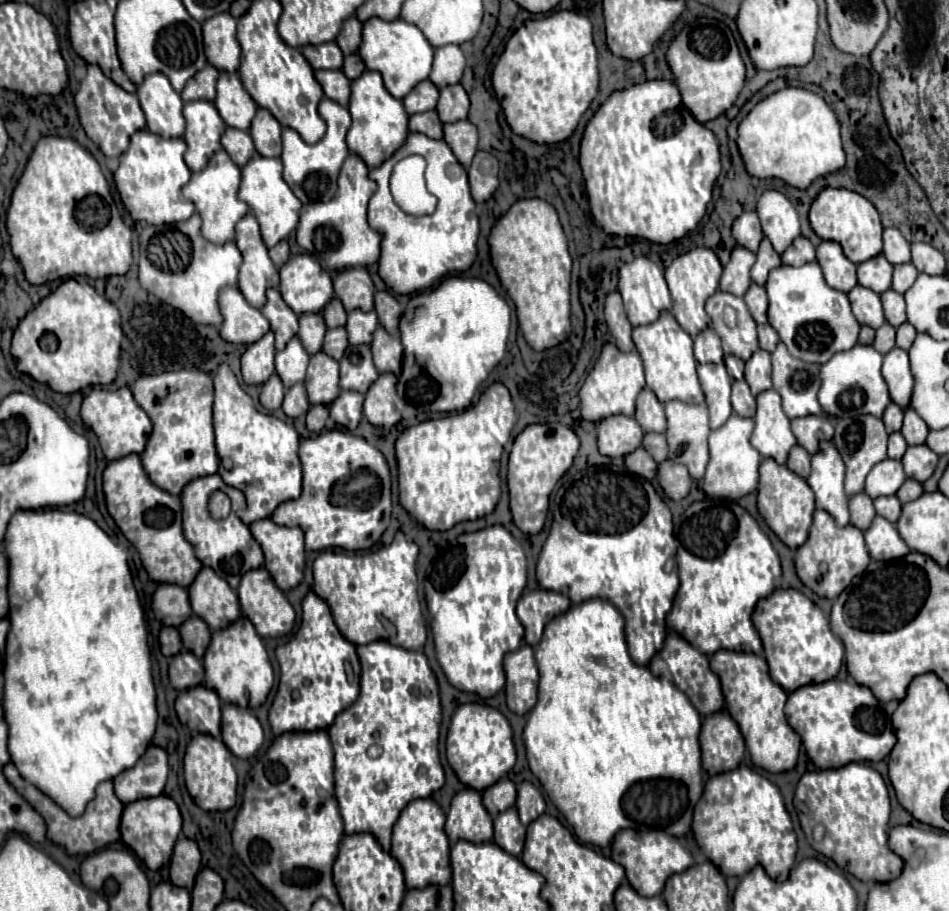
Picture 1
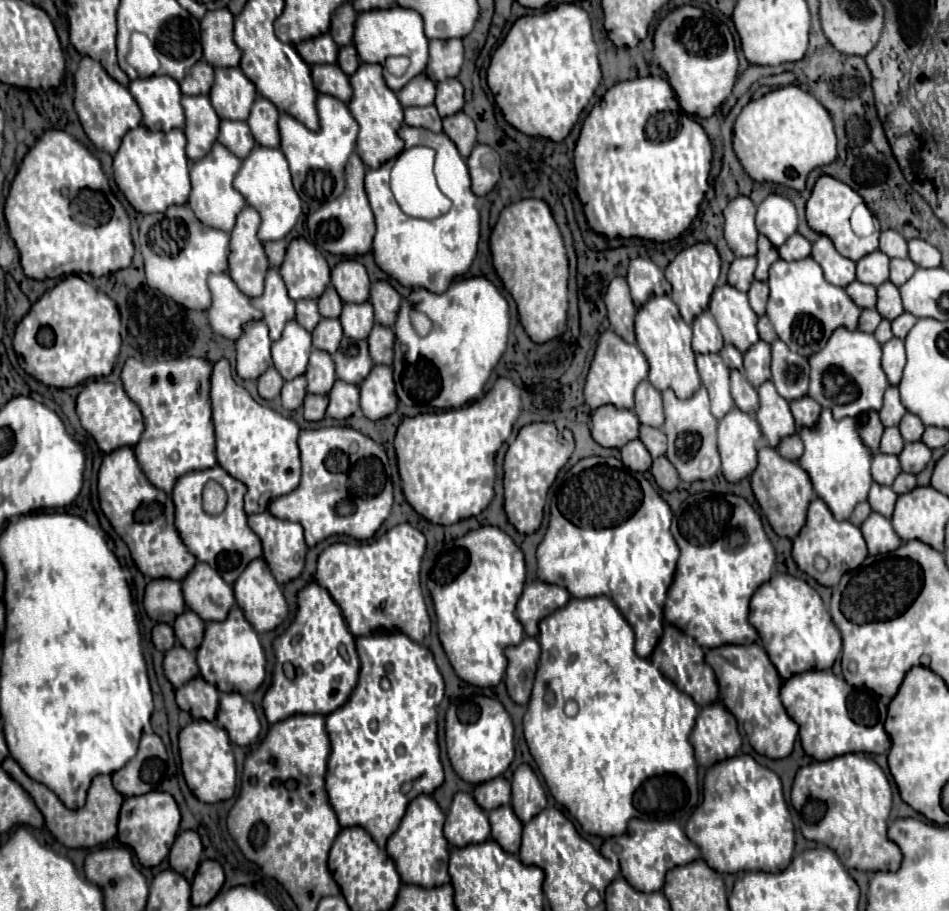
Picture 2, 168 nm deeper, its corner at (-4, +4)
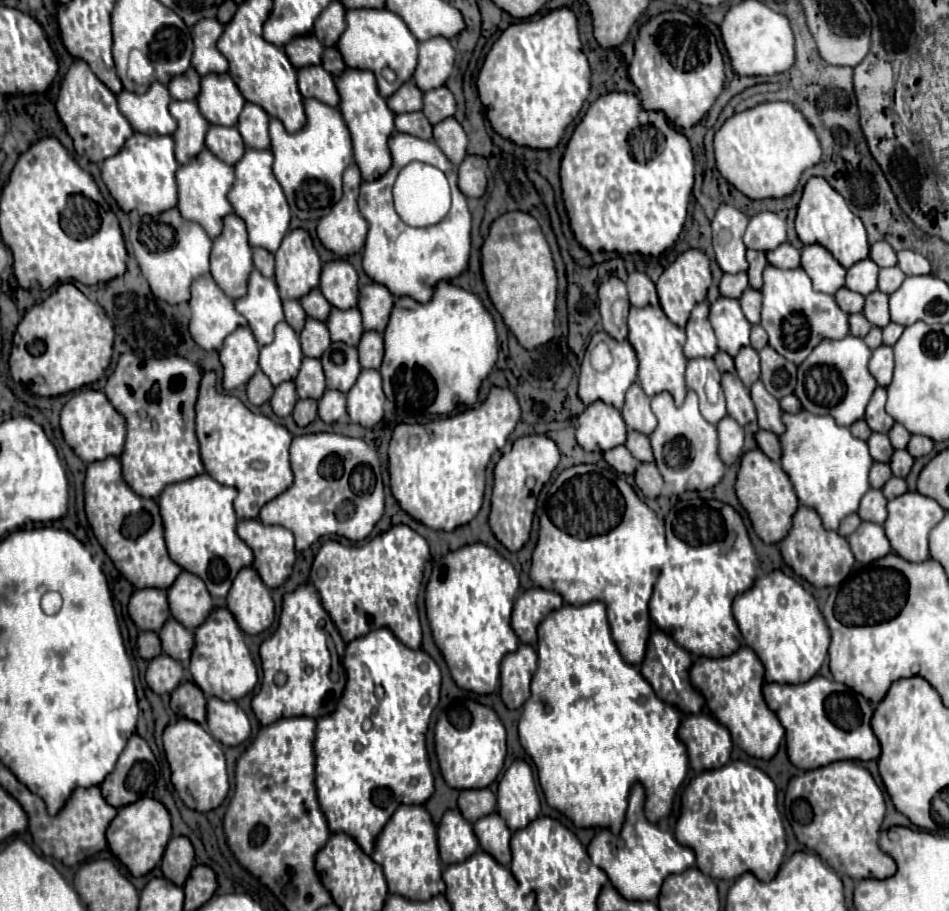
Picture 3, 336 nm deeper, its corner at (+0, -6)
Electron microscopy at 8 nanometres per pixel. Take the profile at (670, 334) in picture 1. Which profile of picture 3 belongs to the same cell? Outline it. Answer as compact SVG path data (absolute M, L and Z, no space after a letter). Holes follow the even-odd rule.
M644 306L644 308L630 308L628 316L628 328L630 328L630 344L636 350L638 356L638 384L648 396L656 396L660 392L668 392L674 398L676 406L682 406L686 398L686 356L682 354L686 334L682 328L674 326L664 310L660 306Z

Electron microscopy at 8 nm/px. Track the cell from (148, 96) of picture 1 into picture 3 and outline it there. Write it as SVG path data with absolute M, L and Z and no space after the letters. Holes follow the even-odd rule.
M152 82L146 94L134 94L122 90L116 98L120 112L130 120L136 132L148 136L174 134L176 120L168 112L172 96L164 84Z

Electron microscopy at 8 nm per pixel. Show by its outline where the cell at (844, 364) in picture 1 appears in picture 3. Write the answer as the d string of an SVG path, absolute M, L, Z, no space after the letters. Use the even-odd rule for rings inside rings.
M852 334L842 340L822 340L802 366L798 366L798 384L794 394L802 402L804 410L818 416L832 416L842 426L852 426L856 420L862 420L878 386L874 376L868 372L870 356L872 350L866 342Z

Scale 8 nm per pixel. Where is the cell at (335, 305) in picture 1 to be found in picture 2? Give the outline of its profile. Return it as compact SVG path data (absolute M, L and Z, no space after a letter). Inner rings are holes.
M332 286L326 288L326 292L318 298L318 312L322 312L324 318L338 318L342 312L342 300L334 292Z

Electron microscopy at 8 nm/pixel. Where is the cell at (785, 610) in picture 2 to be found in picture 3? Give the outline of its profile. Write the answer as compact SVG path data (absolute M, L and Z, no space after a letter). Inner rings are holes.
M774 570L734 600L734 618L744 642L758 654L766 668L766 682L802 684L814 678L828 656L830 632L812 594L794 578ZM780 598L786 602L782 604Z

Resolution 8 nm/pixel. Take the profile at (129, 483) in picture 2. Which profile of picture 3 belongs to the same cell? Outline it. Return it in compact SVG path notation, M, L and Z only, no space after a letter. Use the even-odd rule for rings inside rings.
M116 456L88 464L84 492L88 522L98 542L118 566L122 576L136 588L170 588L182 568L168 556L164 544L164 524L160 518L158 504L150 498L138 496L126 484L126 480L122 478L122 464Z

